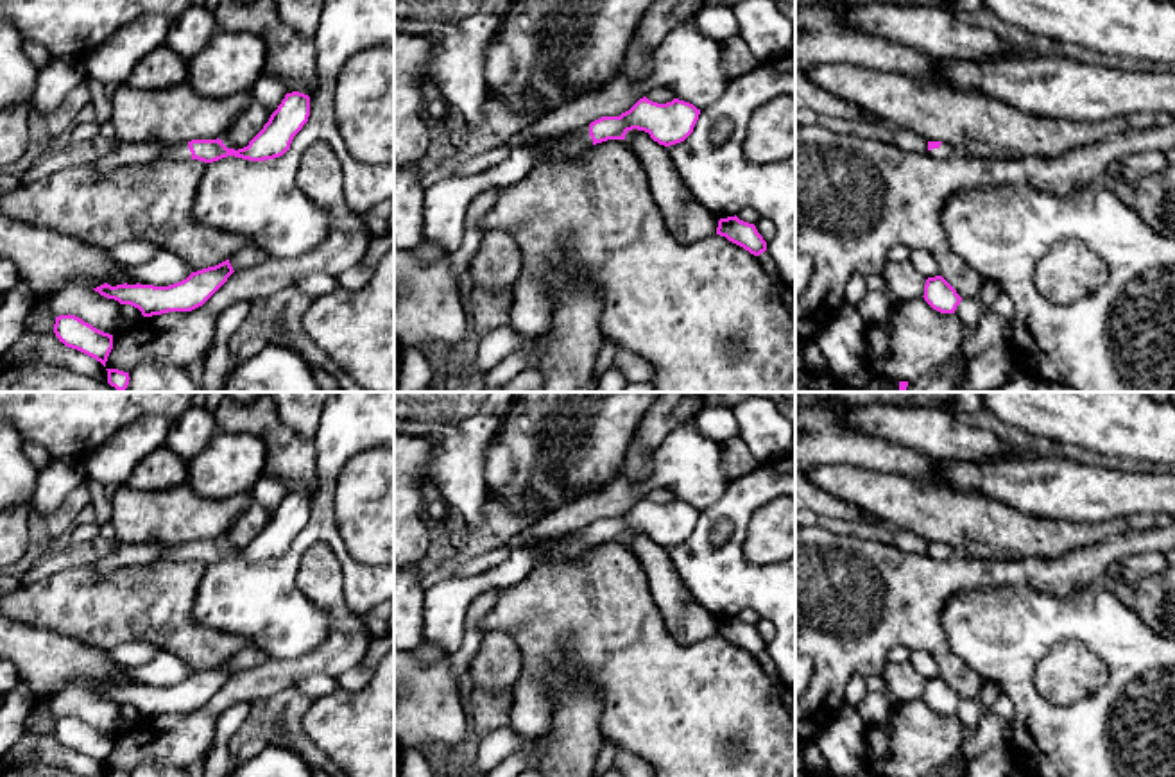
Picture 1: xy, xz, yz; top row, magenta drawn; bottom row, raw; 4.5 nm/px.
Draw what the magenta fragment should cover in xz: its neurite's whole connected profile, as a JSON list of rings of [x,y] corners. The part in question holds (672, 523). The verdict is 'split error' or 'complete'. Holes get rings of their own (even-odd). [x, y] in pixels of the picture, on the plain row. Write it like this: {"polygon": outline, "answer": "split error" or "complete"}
{"polygon": [[[643,498],[620,517],[602,517],[582,530],[557,539],[548,555],[575,559],[596,544],[625,541],[625,535],[632,530],[645,532],[659,546],[670,548],[684,542],[693,534],[699,516],[700,510],[679,500],[657,505]]], "answer": "split error"}

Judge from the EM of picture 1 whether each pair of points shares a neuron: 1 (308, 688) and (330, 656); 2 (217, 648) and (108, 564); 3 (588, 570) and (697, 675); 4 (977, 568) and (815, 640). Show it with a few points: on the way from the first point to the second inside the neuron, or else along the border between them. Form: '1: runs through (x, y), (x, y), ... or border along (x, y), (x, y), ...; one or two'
1: border along (334, 677), (308, 674), (292, 684); two
2: border along (156, 559), (122, 564), (102, 575), (90, 566); two
3: runs through (611, 598), (668, 656); one
4: runs through (937, 580), (930, 582), (874, 634), (855, 641); one

